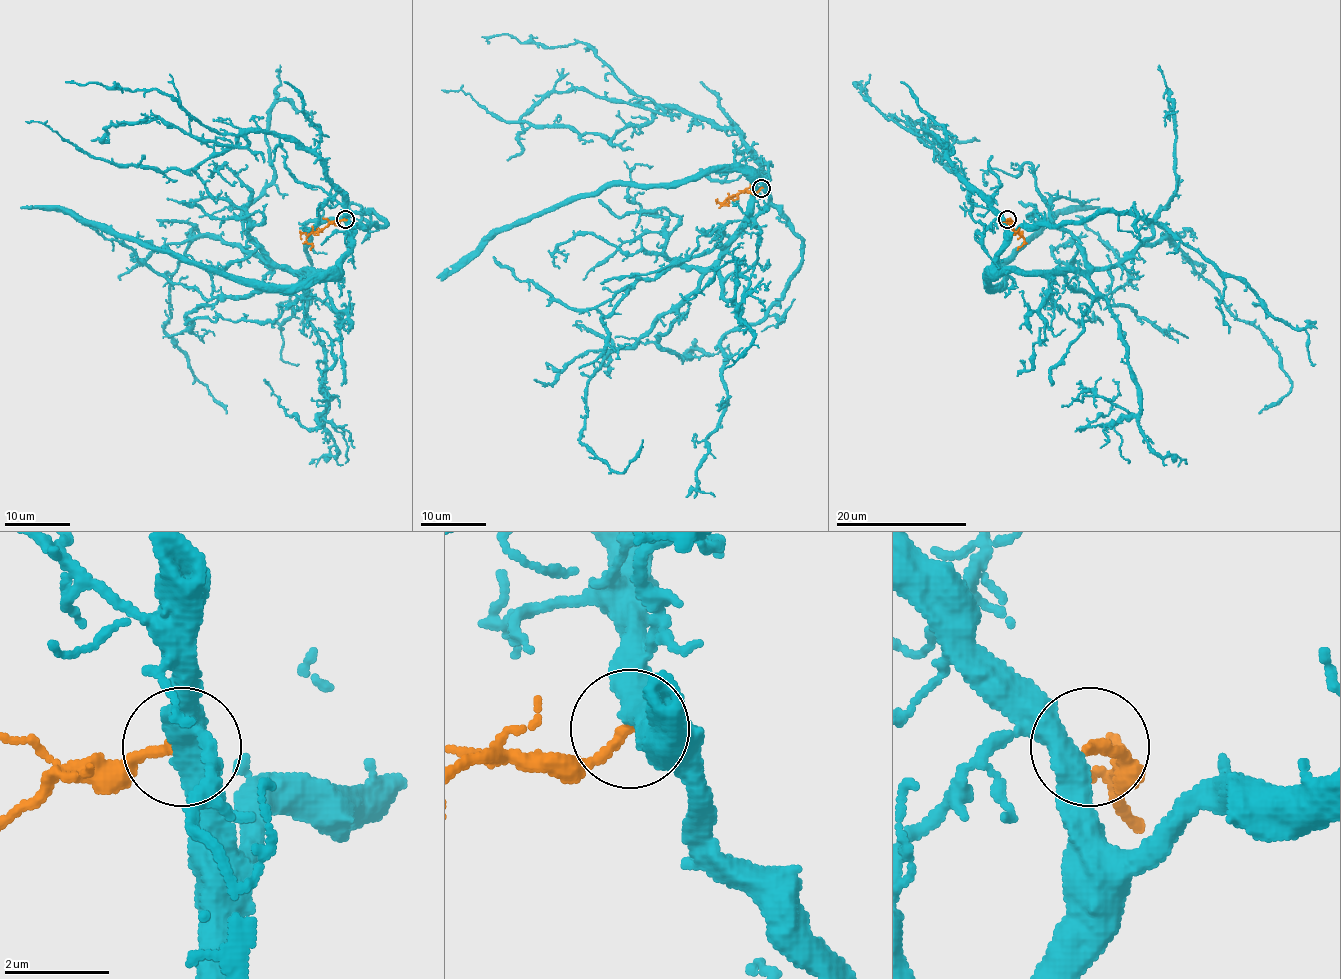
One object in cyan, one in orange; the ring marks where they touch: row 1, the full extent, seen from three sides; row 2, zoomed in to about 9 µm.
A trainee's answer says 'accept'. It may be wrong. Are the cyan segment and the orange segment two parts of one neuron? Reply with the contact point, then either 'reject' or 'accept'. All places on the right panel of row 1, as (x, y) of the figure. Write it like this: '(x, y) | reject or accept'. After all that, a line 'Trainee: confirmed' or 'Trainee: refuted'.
(1007, 219) | accept
Trainee: confirmed

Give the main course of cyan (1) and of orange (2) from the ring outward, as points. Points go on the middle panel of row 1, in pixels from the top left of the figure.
1: (762, 187), (757, 179), (748, 223), (699, 286), (614, 348), (587, 384), (579, 439), (617, 472), (643, 439)
2: (761, 187), (756, 192), (730, 197), (721, 205), (728, 202), (726, 197)

